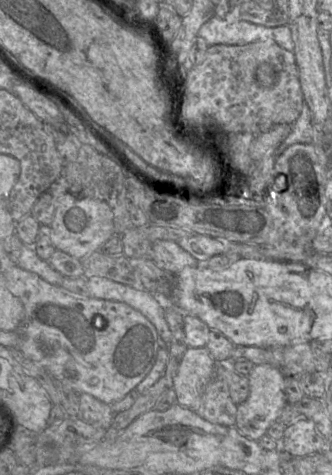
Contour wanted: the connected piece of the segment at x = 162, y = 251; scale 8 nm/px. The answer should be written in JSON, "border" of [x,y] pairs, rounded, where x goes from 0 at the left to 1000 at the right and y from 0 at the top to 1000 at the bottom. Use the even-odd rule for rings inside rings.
{"border":[[[476,505],[458,509],[455,547],[485,566],[533,577],[563,560],[590,560],[599,552],[551,526],[530,507]]]}

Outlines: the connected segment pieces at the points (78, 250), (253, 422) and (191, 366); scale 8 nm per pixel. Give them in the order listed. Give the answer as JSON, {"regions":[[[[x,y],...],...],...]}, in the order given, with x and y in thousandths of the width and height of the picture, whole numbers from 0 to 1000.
{"regions":[[[[205,404],[166,419],[166,448],[151,480],[154,507],[169,526],[241,547],[292,528],[343,495],[340,446],[310,421],[232,415]]],[[[810,766],[768,768],[750,785],[750,832],[735,846],[714,853],[708,901],[726,916],[777,928],[801,916],[807,901],[840,882],[858,857],[858,792],[843,777]]],[[[566,731],[539,760],[521,800],[530,851],[587,865],[651,773],[654,764],[623,733]]]]}

